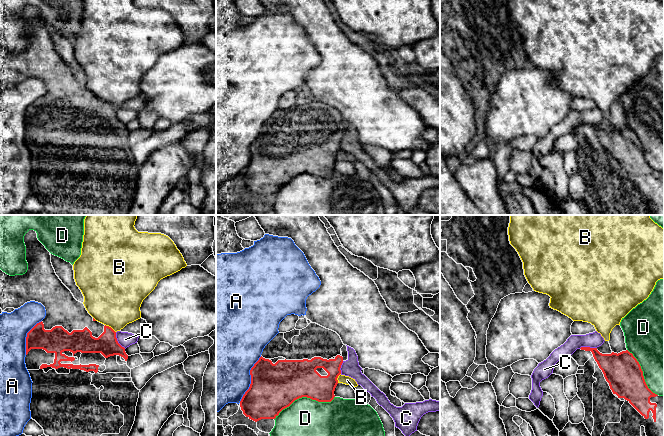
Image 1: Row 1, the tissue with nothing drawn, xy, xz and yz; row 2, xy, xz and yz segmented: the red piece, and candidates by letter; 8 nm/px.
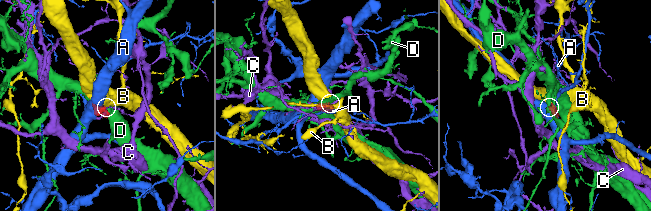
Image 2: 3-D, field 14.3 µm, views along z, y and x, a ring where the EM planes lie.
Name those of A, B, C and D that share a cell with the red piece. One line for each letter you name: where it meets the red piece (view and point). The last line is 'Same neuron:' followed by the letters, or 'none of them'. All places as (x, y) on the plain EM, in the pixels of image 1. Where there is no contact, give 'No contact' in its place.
Same neuron: none of them

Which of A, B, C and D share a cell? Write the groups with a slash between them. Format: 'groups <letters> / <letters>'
groups A / B / C / D

